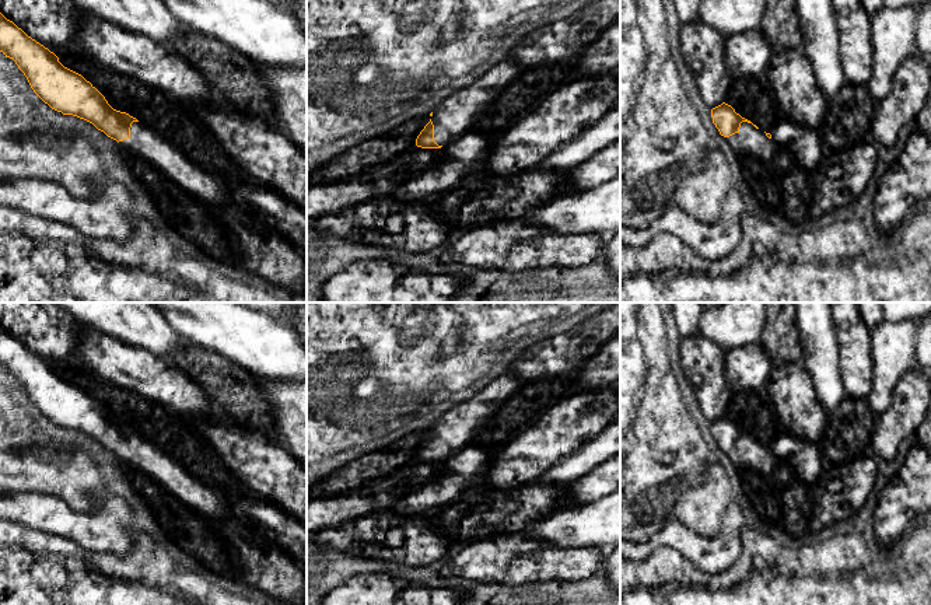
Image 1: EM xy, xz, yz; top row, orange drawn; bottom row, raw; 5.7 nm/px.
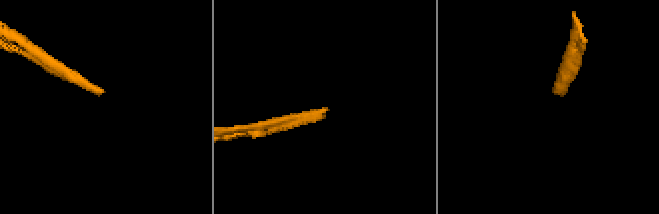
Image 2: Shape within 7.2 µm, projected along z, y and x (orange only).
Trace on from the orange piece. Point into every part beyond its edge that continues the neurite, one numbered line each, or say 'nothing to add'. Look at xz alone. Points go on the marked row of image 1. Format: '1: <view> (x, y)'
1: xz (457, 115)

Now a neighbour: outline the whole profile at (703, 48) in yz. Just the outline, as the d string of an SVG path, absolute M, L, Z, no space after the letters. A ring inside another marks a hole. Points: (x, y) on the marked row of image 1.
M700 18L682 24L679 38L683 62L694 73L704 104L711 109L721 105L731 84L727 38Z

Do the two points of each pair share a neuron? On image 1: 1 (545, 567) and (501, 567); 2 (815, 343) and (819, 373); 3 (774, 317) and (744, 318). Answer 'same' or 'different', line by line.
1: same
2: same
3: different

